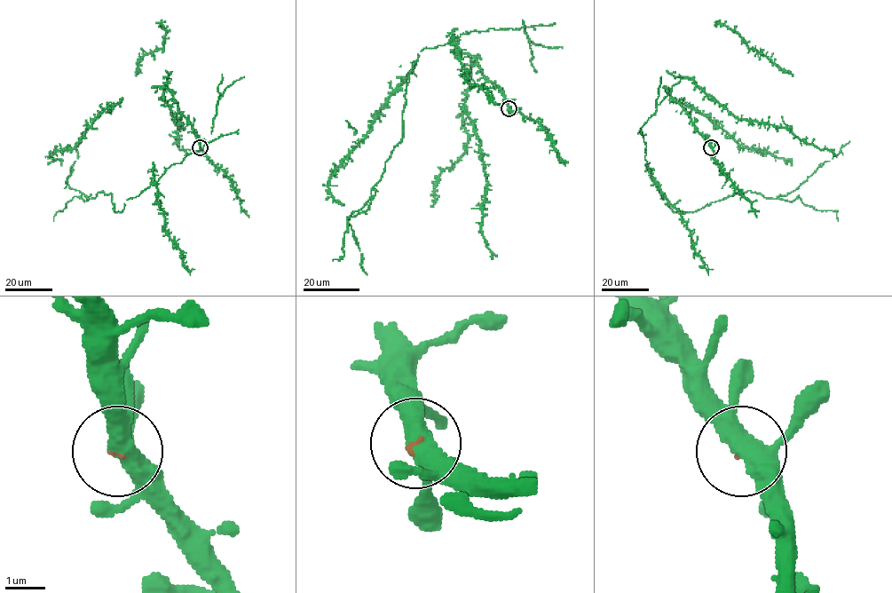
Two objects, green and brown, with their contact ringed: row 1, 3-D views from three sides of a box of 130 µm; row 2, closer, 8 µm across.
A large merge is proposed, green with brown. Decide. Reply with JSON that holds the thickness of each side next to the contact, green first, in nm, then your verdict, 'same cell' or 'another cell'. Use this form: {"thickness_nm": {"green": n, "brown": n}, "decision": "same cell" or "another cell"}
{"thickness_nm": {"green": 400, "brown": 70}, "decision": "same cell"}

